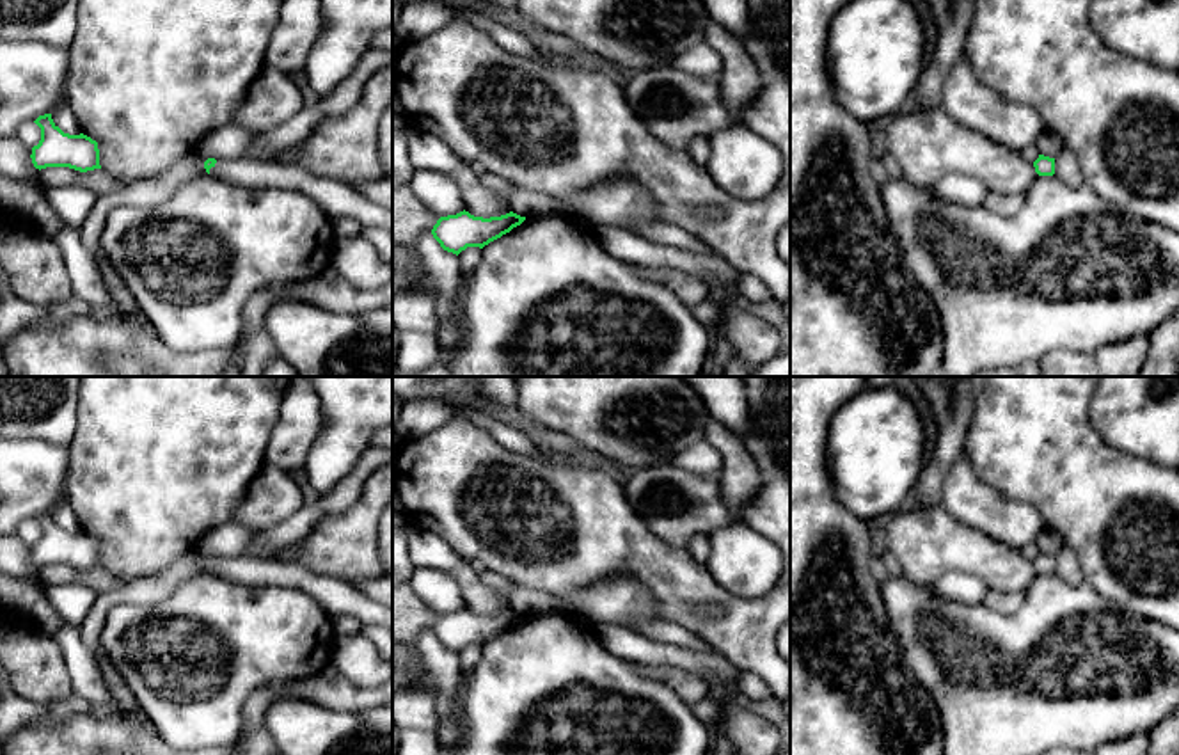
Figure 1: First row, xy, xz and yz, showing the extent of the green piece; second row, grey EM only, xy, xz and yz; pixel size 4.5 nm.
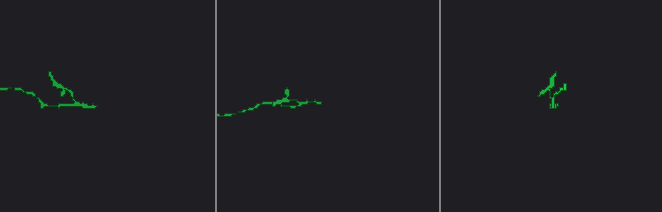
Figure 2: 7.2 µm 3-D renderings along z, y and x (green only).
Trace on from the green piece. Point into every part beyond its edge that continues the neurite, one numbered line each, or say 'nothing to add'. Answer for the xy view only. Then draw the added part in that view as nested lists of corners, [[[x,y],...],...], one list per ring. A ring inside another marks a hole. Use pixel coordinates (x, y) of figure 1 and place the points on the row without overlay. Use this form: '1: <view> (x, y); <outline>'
1: xy (338, 597); [[[252,556],[217,558],[210,574],[250,586],[297,588],[311,595],[330,618],[350,615],[362,624],[382,624],[392,629],[391,608],[371,600],[344,579],[321,576],[297,563]]]

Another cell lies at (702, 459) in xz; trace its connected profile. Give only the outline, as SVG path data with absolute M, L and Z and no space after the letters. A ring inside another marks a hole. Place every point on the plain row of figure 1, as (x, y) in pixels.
M705 439L682 449L669 462L696 476L710 476L714 473L721 473L723 469L721 453Z

